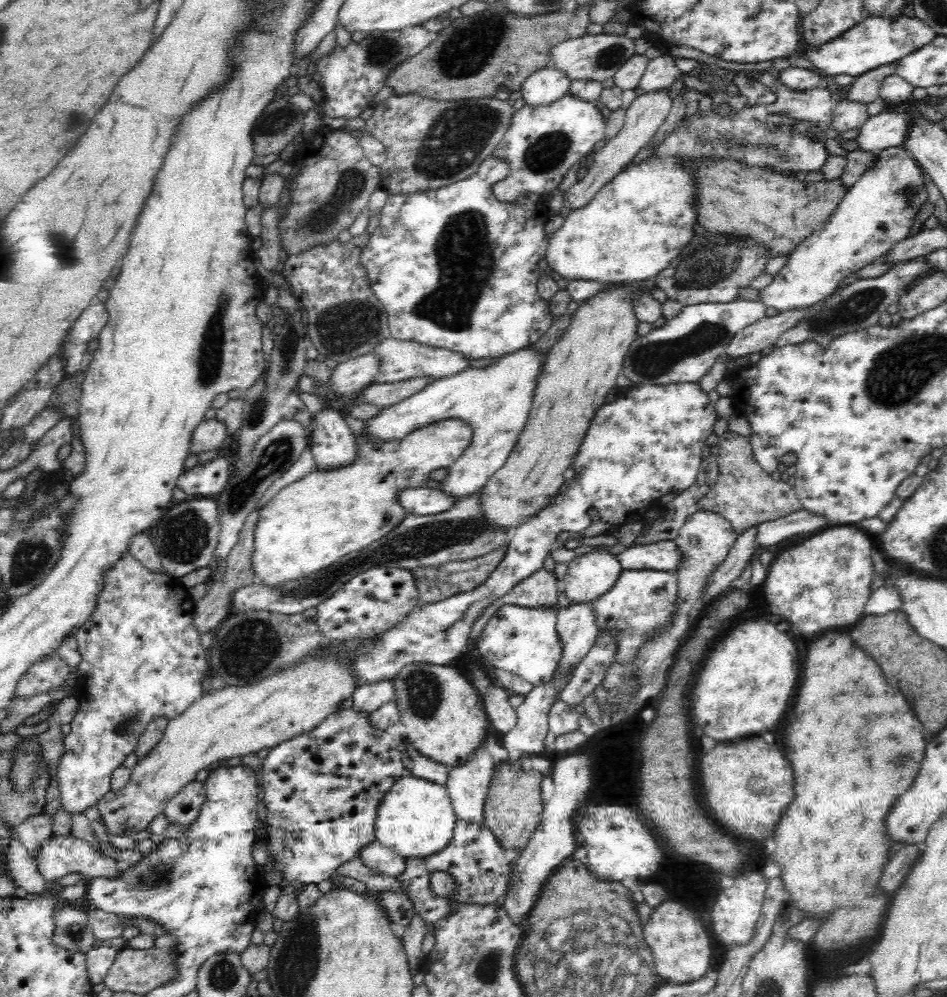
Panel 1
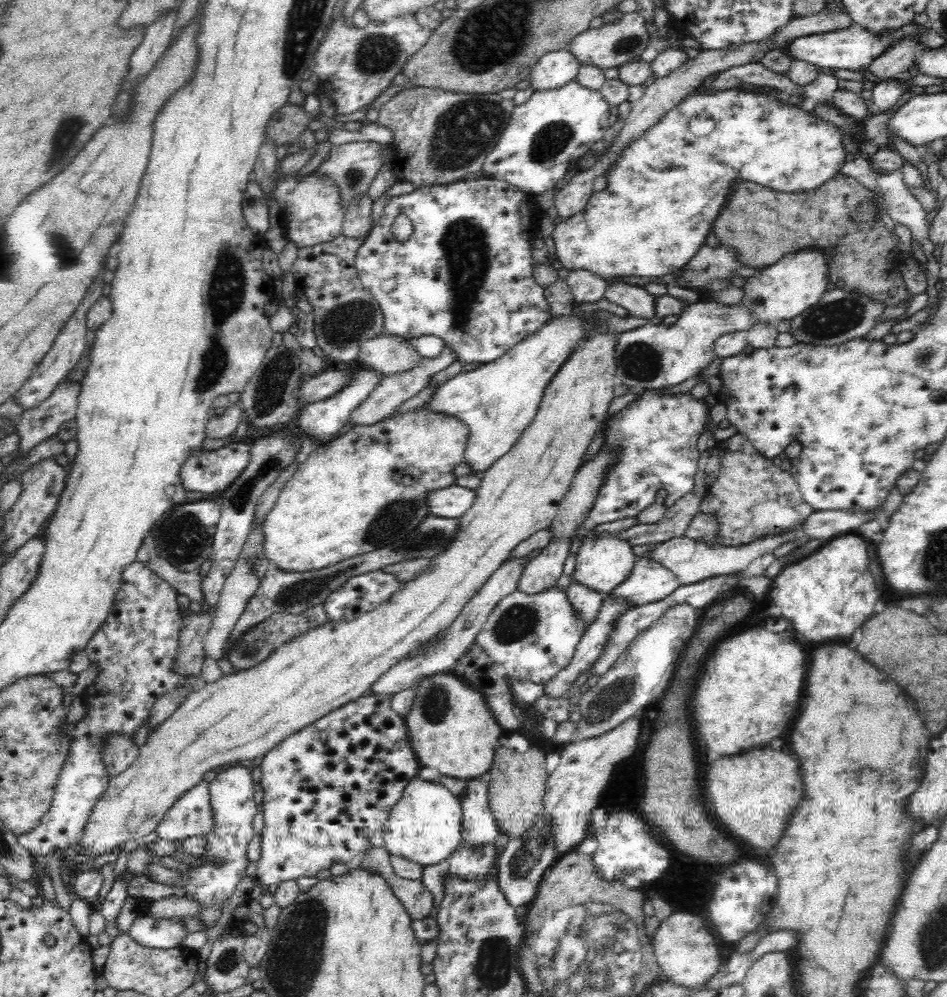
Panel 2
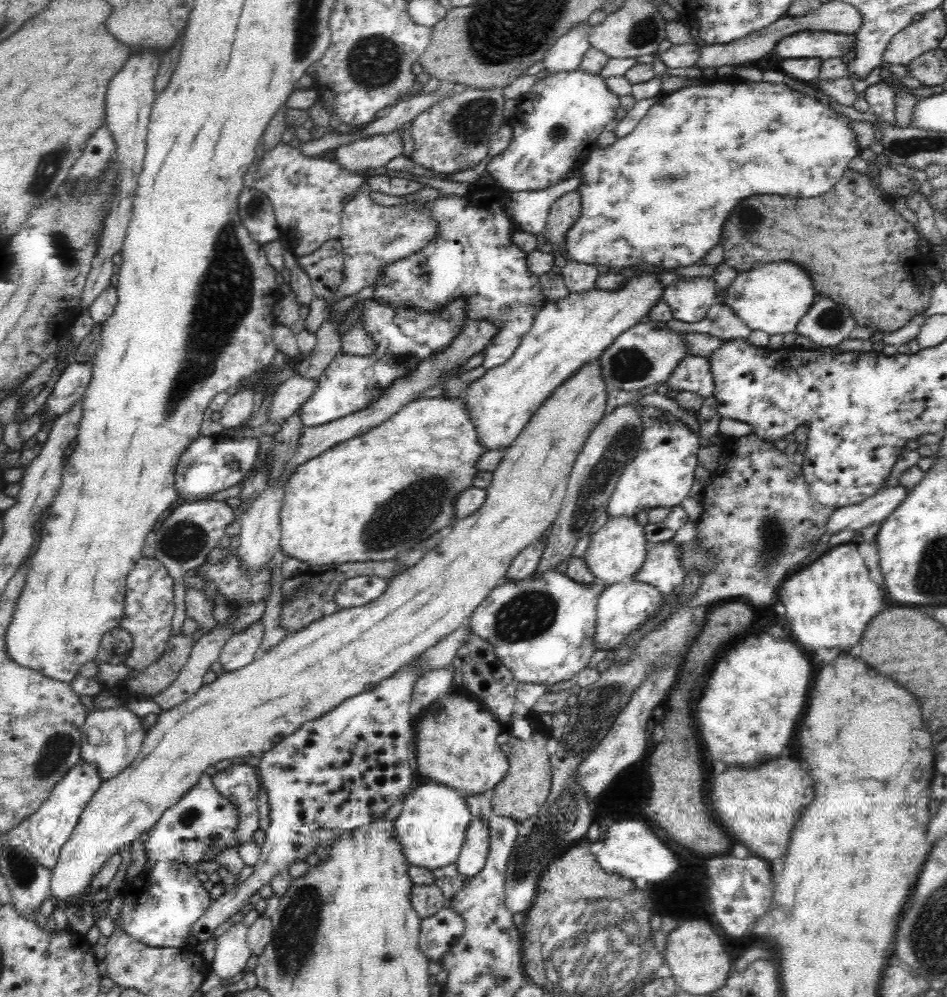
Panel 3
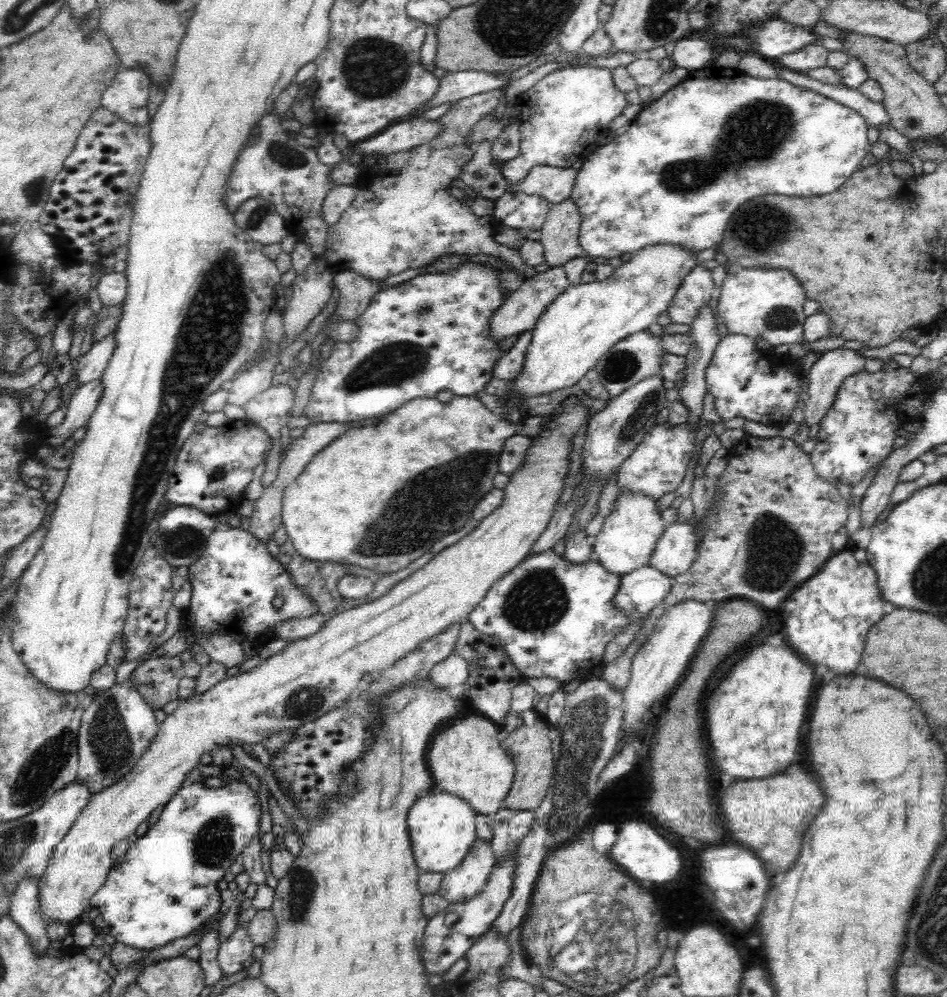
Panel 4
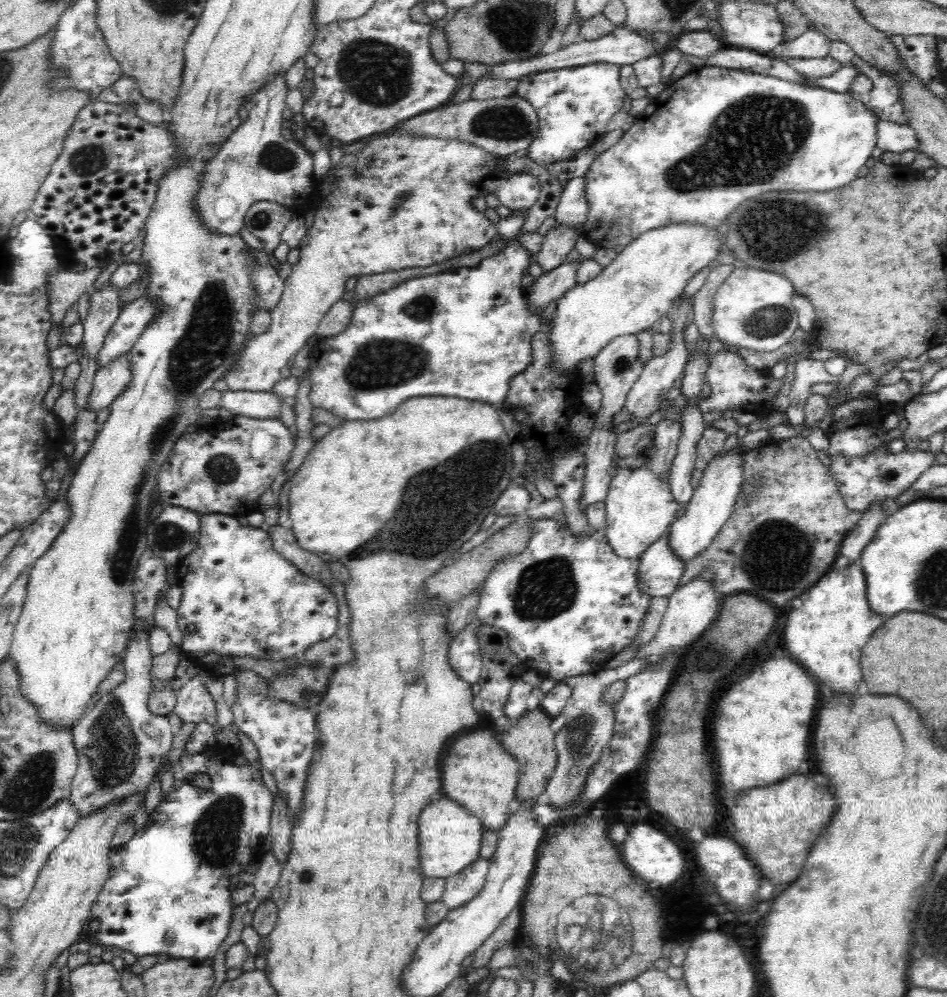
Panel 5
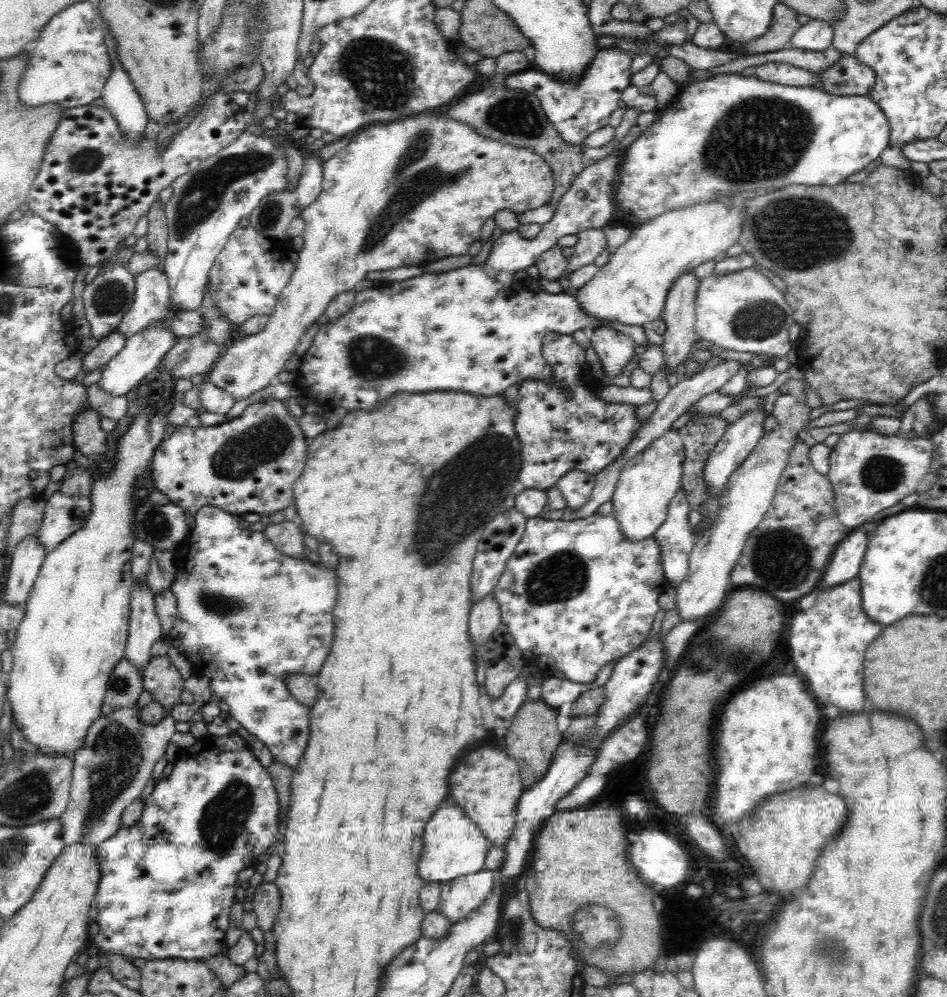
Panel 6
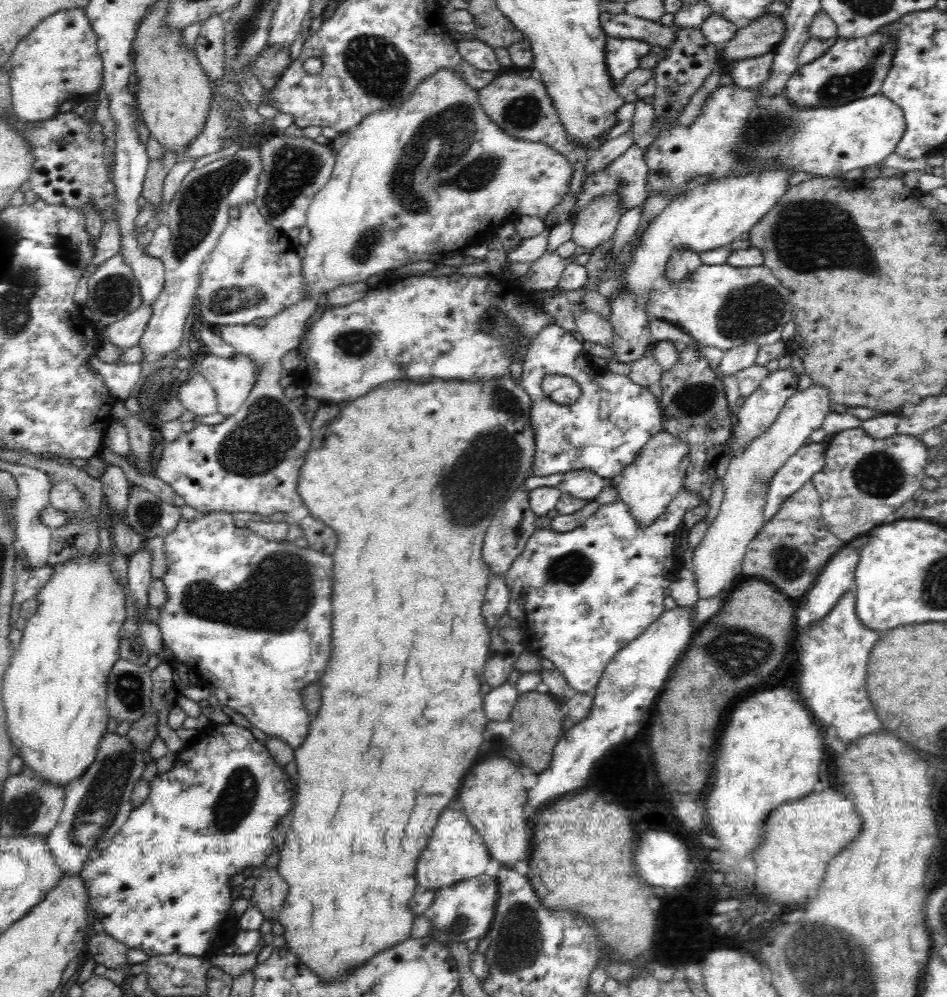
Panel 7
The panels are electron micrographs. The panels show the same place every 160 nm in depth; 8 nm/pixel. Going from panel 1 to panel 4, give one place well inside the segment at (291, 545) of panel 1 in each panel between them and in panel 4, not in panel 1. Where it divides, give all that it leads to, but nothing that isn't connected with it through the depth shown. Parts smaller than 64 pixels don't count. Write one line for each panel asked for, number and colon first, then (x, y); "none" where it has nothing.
2: (367, 488)
3: (343, 506)
4: (378, 497)

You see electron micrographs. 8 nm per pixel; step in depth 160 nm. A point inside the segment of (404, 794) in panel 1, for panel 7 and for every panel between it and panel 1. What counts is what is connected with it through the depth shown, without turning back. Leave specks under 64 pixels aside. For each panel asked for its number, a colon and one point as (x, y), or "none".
2: (424, 826)
3: (430, 830)
4: (441, 826)
5: (449, 835)
6: (453, 846)
7: (455, 851)

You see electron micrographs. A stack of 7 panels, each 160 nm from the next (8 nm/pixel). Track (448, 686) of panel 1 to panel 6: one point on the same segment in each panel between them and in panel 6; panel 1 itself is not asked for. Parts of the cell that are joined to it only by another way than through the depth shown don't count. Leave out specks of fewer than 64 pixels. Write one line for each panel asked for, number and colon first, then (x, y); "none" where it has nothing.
2: (450, 727)
3: (456, 745)
4: (466, 758)
5: (478, 773)
6: (486, 783)

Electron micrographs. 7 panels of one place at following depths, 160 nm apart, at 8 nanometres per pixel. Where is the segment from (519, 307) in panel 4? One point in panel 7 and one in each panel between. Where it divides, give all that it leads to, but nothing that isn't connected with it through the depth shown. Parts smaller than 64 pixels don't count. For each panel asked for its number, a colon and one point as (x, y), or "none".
5: (550, 286)
6: (591, 242)
7: (596, 225)

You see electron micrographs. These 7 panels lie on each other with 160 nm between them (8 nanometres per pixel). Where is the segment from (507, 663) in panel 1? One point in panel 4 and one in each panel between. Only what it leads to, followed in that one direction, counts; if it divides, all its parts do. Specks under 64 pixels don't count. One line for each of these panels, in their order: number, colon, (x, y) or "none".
2: (533, 637)
3: (542, 628)
4: (553, 619)

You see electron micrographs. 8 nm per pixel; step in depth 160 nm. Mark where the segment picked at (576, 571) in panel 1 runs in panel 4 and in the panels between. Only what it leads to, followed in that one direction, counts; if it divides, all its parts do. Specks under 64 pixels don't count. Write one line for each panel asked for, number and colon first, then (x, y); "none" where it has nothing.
2: (601, 564)
3: (615, 552)
4: (625, 542)

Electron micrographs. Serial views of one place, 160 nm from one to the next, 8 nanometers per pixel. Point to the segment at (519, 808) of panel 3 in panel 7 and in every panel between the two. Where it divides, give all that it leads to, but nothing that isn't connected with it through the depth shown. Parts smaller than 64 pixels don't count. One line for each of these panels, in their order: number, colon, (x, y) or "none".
4: (531, 749)
5: (531, 741)
6: (531, 739)
7: (537, 721)

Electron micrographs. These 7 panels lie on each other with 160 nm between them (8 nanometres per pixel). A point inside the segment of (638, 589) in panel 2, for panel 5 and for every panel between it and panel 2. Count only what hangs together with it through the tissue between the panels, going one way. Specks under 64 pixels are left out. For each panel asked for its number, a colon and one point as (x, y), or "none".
3: (661, 569)
4: (675, 551)
5: (712, 501)

